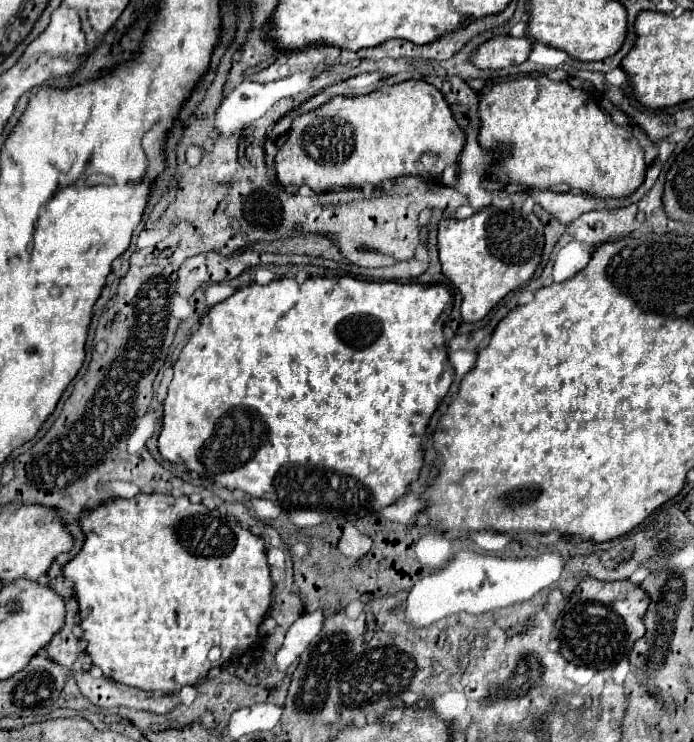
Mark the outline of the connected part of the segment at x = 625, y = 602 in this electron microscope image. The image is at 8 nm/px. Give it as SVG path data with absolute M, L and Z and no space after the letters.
M584 578L568 598L554 626L554 636L560 640L560 654L568 662L596 672L614 668L622 658L626 658L632 644L644 636L644 614L648 604L648 594L628 580L604 582Z

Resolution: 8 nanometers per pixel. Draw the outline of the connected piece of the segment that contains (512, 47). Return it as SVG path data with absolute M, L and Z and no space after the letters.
M496 36L480 44L472 56L470 62L476 68L508 68L512 64L520 64L528 58L532 44L528 38L514 38L514 36Z

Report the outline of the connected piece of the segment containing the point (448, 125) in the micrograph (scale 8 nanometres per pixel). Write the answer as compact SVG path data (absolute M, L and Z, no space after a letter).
M404 80L364 96L334 96L324 106L298 116L292 122L284 144L276 152L274 168L282 186L308 186L314 192L360 188L364 184L380 186L384 180L400 176L438 178L446 166L458 162L458 152L462 152L464 138L464 130L456 124L444 96L432 84L424 80Z

